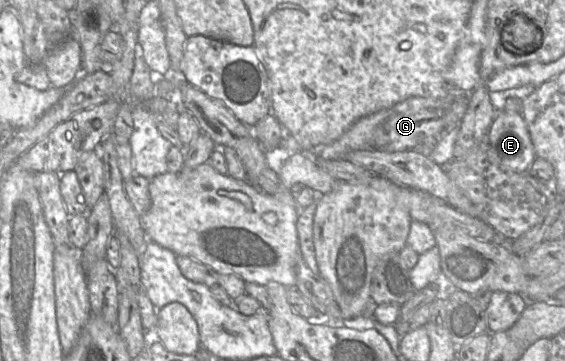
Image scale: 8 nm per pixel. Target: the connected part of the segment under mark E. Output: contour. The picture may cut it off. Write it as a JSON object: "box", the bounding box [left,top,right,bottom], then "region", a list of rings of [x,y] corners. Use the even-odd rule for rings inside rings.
{"box":[488,111,536,174],"region":[[[517,111],[496,112],[488,144],[490,160],[506,171],[525,174],[536,158],[528,126]]]}

